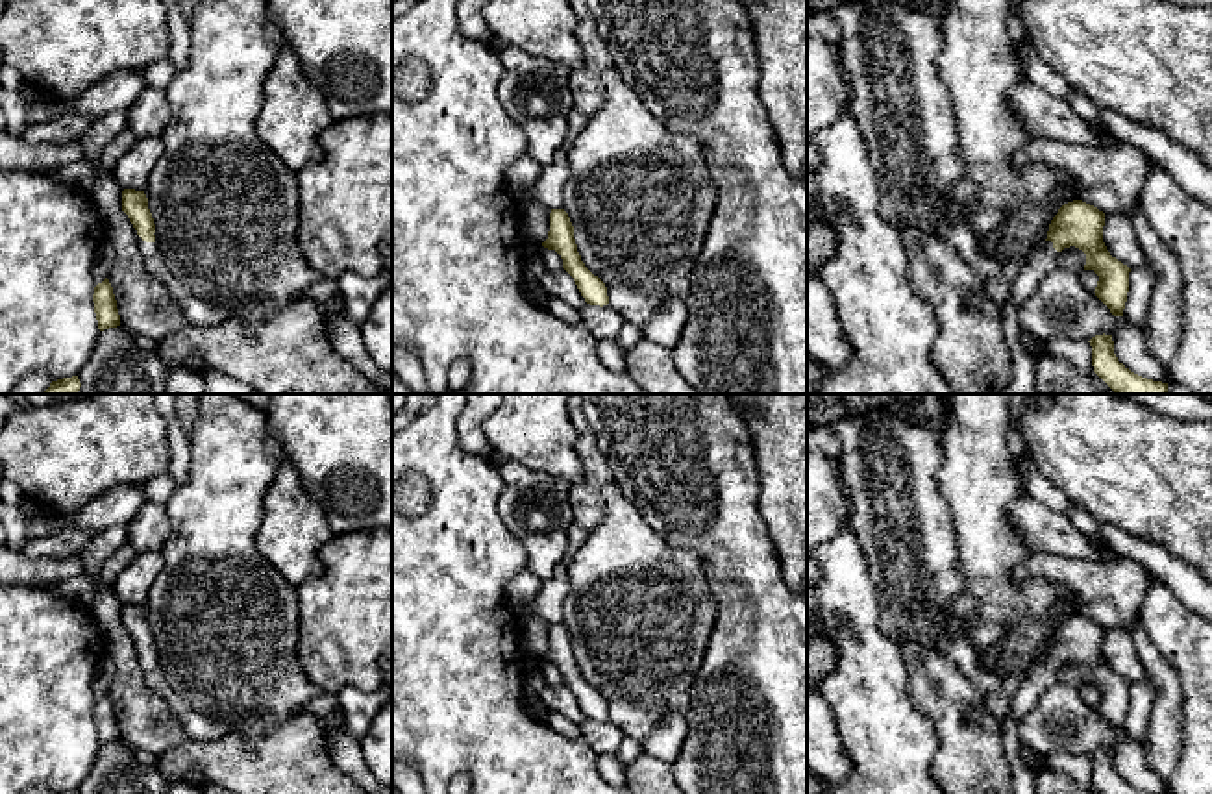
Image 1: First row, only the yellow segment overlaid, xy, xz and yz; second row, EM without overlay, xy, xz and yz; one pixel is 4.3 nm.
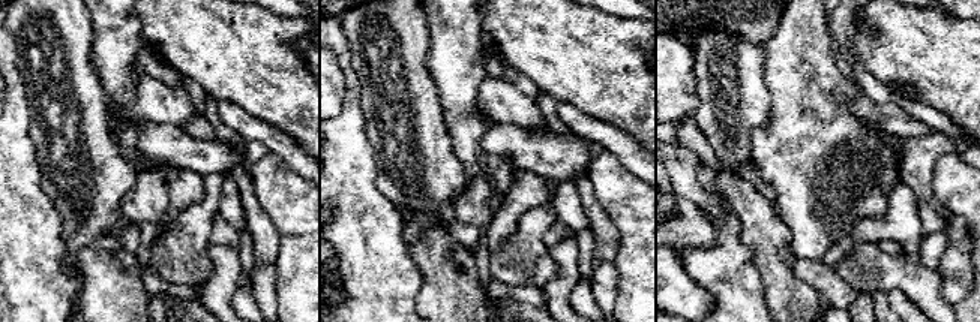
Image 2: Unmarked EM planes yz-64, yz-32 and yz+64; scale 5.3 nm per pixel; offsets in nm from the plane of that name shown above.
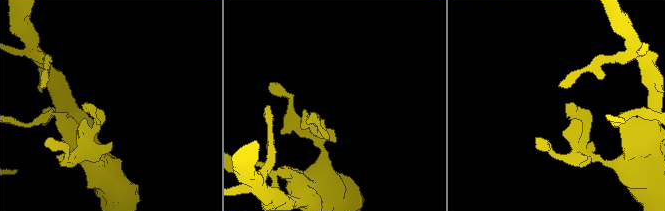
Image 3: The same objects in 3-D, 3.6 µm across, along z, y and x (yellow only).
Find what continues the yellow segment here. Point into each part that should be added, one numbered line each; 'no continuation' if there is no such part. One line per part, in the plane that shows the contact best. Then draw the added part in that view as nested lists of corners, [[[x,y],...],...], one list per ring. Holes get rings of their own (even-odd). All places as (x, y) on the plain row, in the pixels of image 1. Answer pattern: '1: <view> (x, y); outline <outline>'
1: xy (198, 726); outline [[[157,648],[154,650],[154,657],[146,657],[137,650],[146,685],[167,701],[168,709],[181,722],[187,737],[198,742],[213,742],[231,733],[233,726],[228,720],[218,720],[194,709],[179,692],[172,689],[161,666]]]

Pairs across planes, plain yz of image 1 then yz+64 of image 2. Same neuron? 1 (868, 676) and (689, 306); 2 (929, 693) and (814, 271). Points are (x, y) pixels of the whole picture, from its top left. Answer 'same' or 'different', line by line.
1: different
2: different

